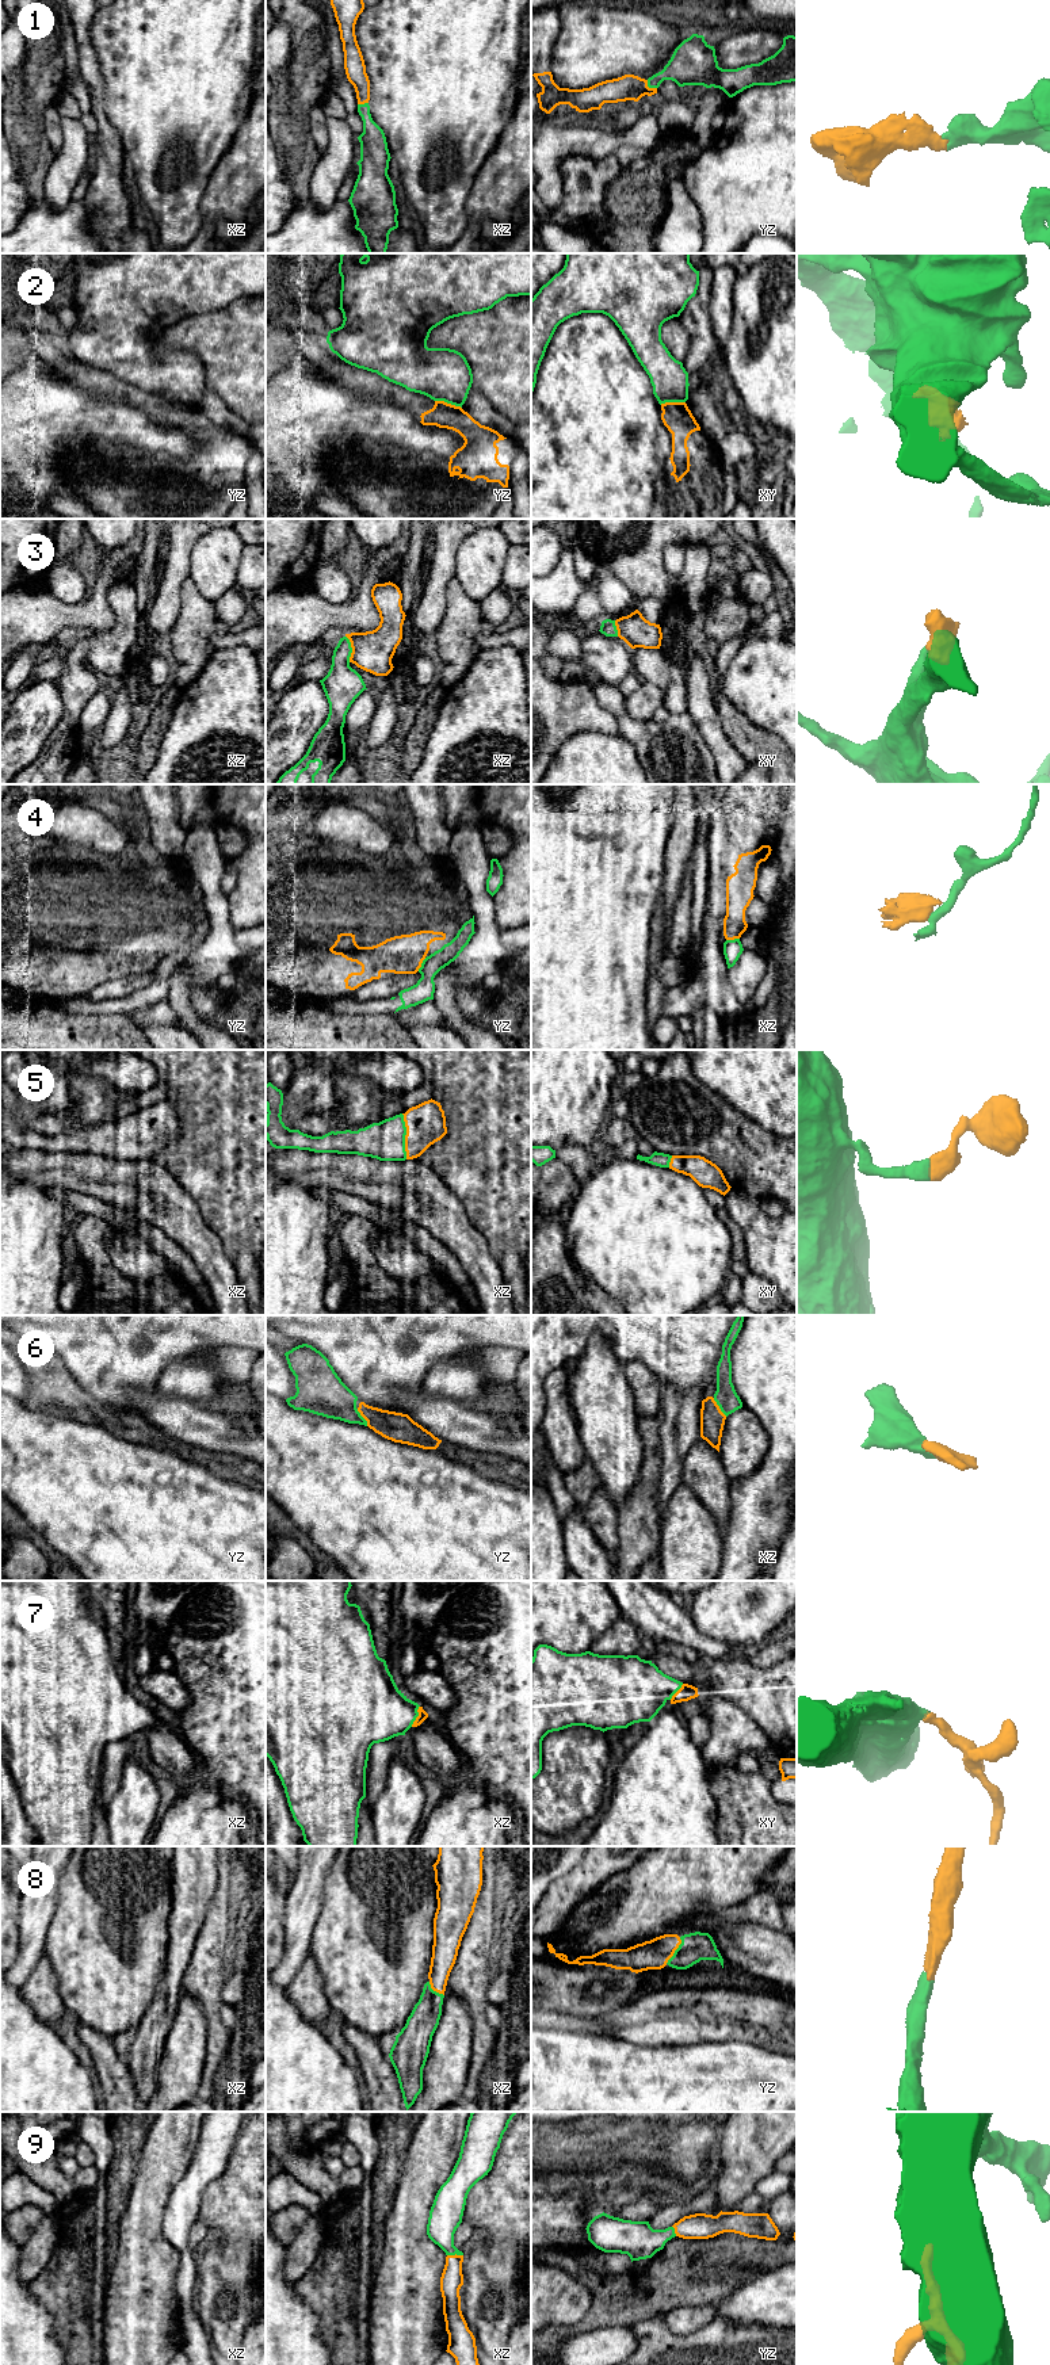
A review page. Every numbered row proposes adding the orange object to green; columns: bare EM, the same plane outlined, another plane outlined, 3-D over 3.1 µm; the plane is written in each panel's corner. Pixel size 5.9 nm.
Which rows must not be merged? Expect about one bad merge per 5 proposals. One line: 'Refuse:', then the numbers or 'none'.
Refuse: 2, 4

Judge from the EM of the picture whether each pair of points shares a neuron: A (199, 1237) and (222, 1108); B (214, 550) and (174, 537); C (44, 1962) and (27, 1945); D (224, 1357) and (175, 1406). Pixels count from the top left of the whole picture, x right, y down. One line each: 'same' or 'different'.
A: different
B: different
C: different
D: different

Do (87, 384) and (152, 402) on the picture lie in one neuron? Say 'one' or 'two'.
one

